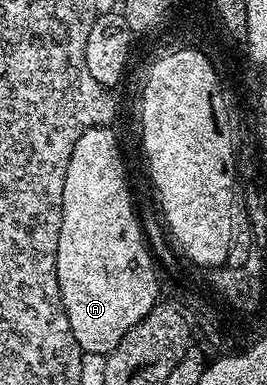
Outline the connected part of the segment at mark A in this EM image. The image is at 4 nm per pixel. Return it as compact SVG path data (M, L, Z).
M97 128L74 144L74 156L66 168L56 261L60 295L74 340L84 354L105 356L156 307L162 294L162 286L160 290L156 283L157 263L146 241L137 203L132 203L130 174L114 131Z

